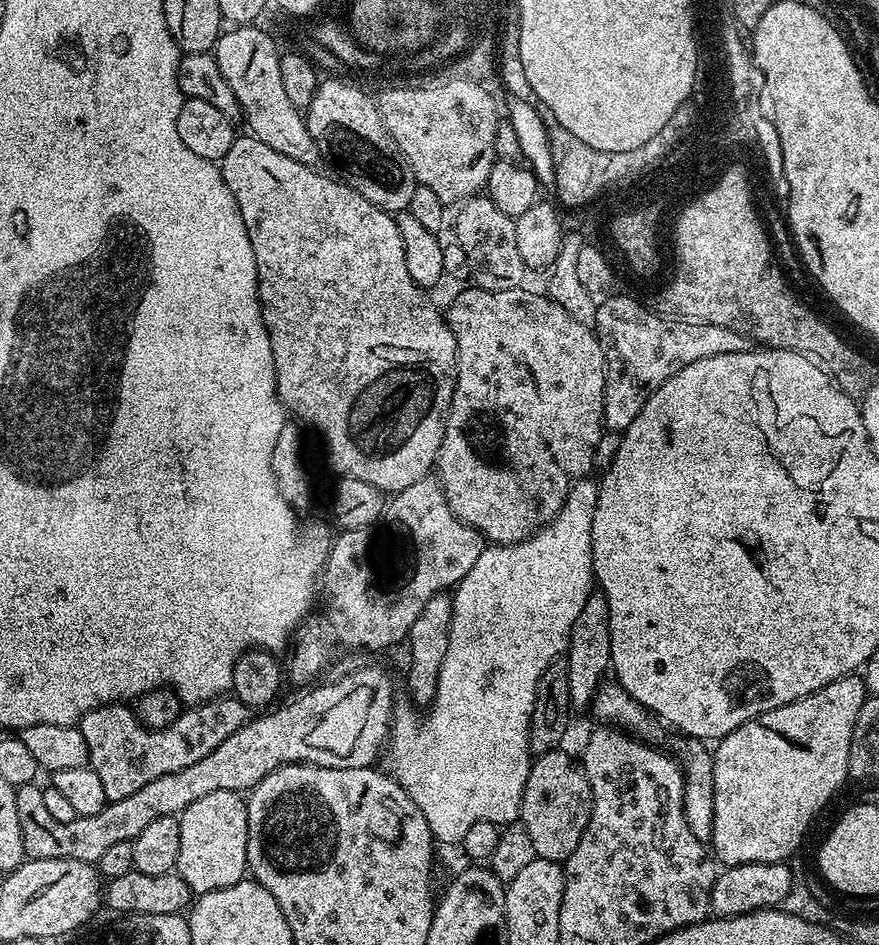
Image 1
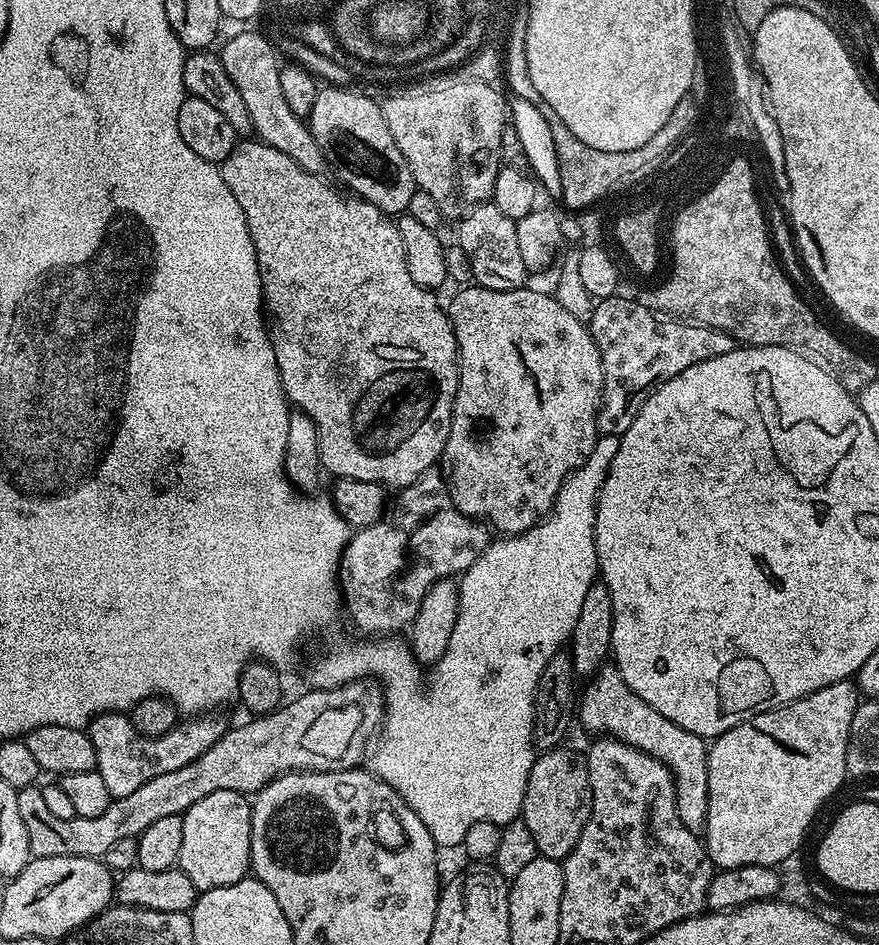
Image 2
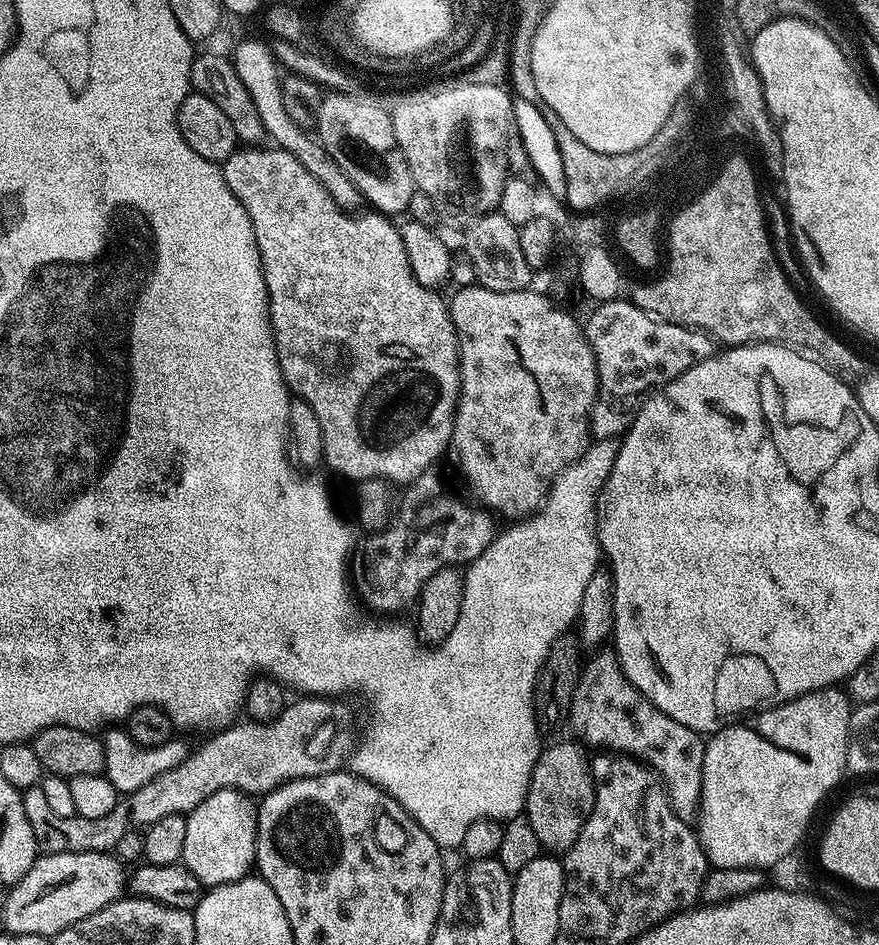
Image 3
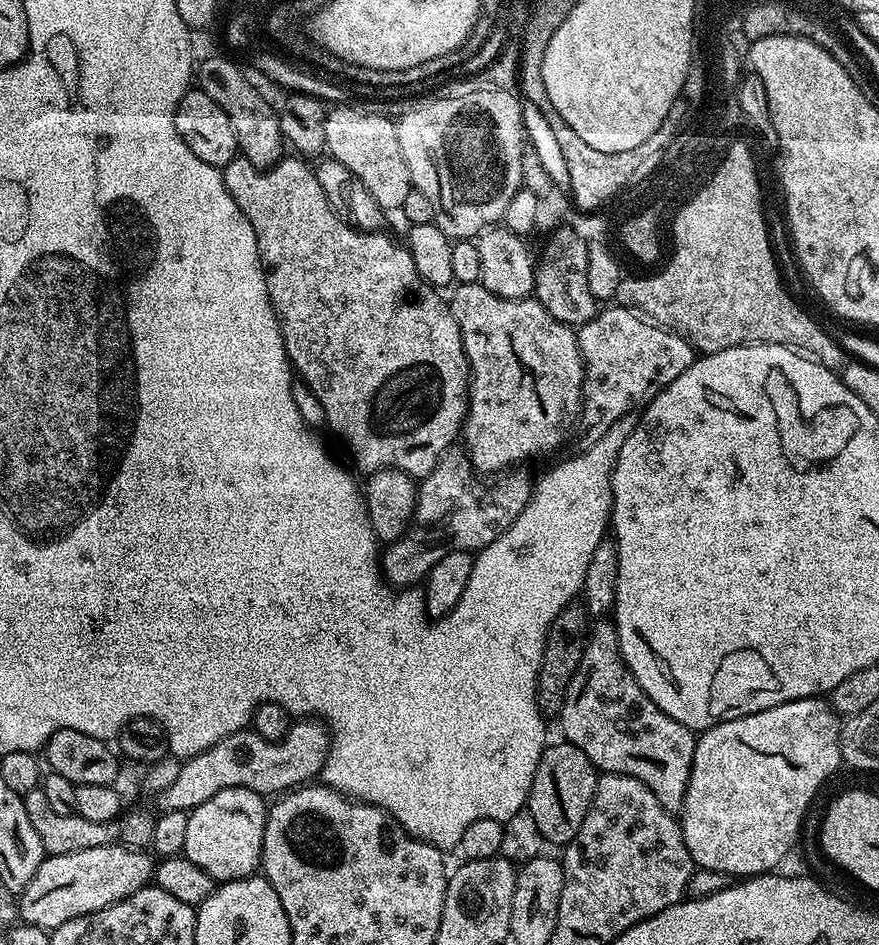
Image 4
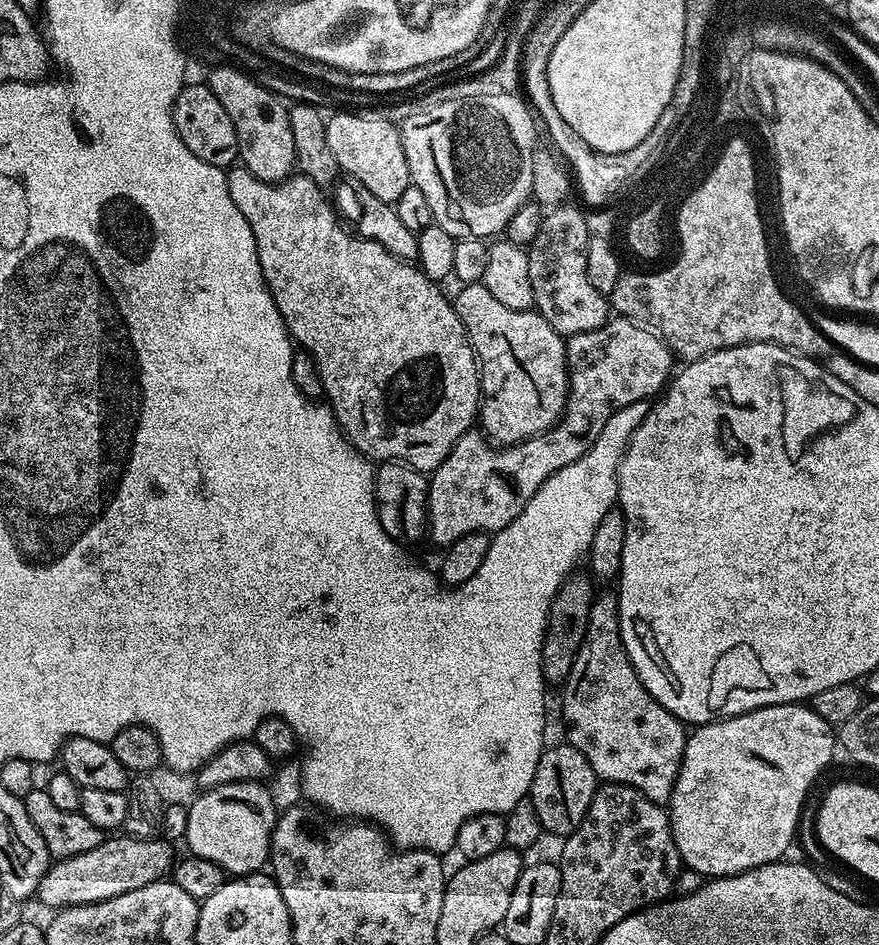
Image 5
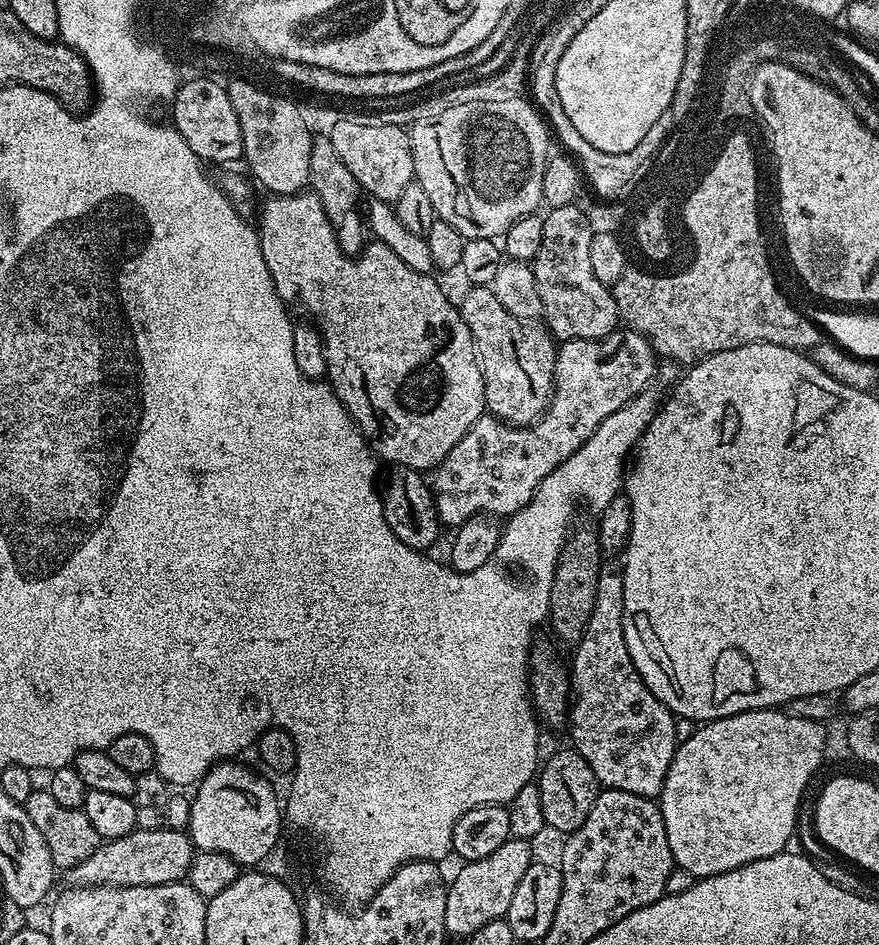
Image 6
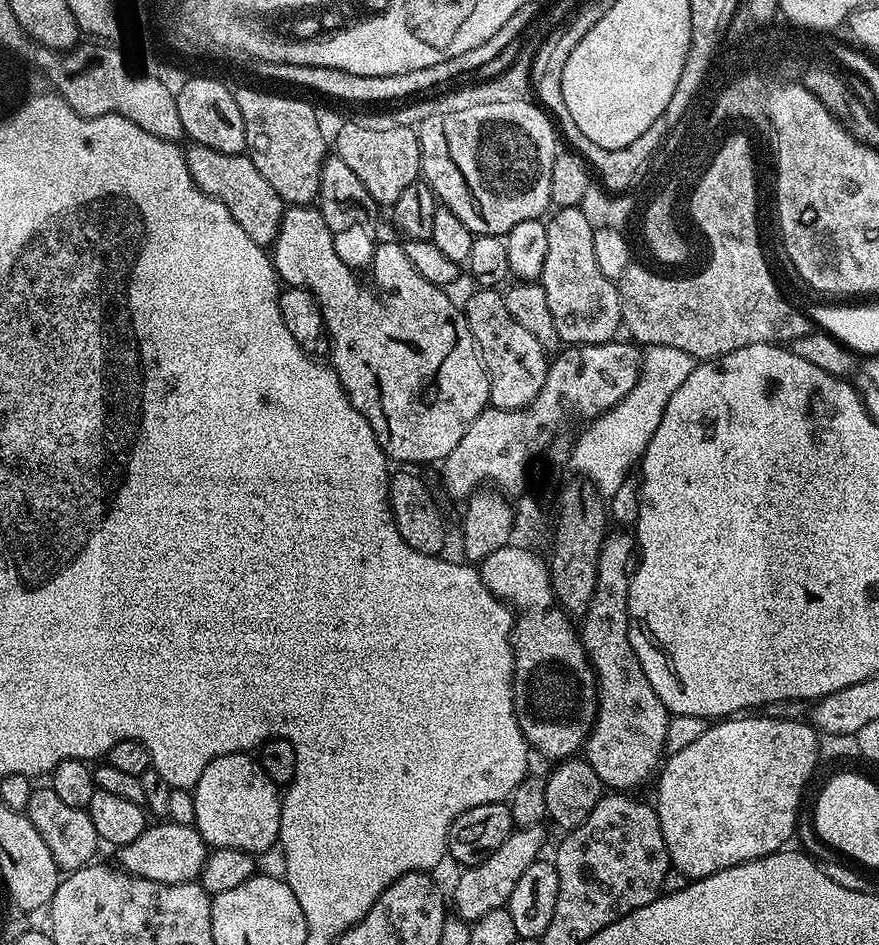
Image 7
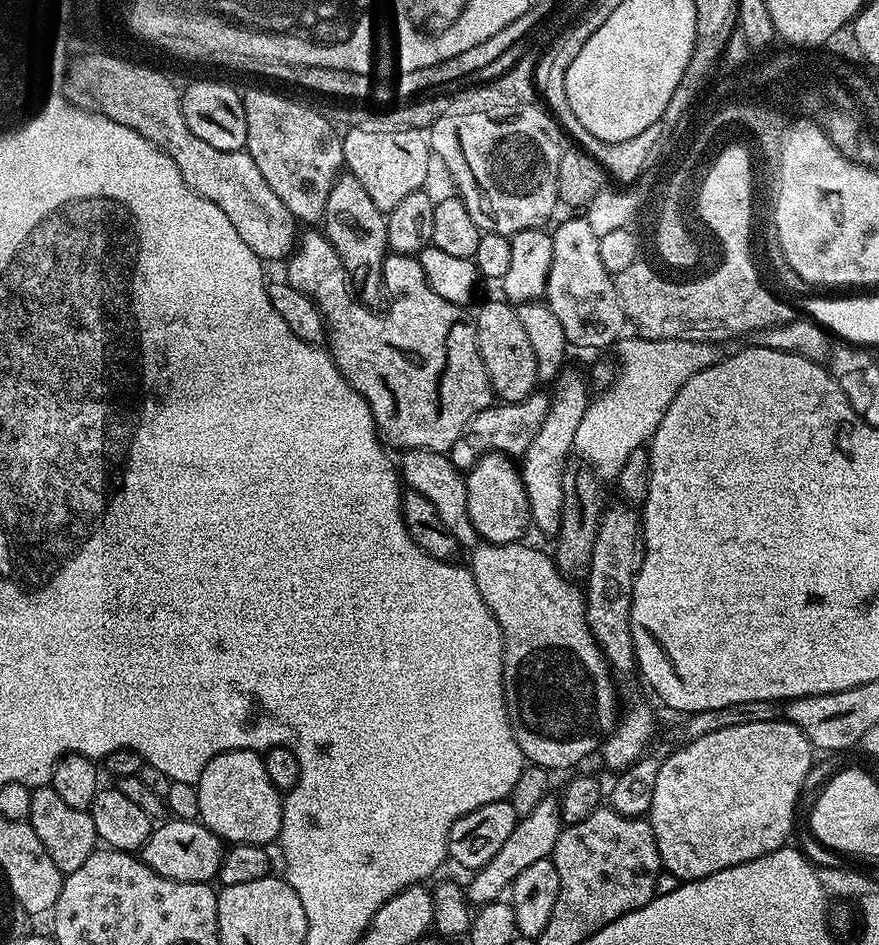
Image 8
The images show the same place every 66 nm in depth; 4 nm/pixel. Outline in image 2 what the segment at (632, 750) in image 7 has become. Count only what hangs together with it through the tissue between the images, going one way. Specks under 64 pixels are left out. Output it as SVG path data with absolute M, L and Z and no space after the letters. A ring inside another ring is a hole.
M605 662L592 673L588 684L583 685L578 696L578 724L597 737L620 740L635 748L641 748L658 762L668 767L676 786L676 809L682 822L691 832L699 833L708 817L708 749L705 737L682 730L670 718L658 714L622 678L615 663Z

